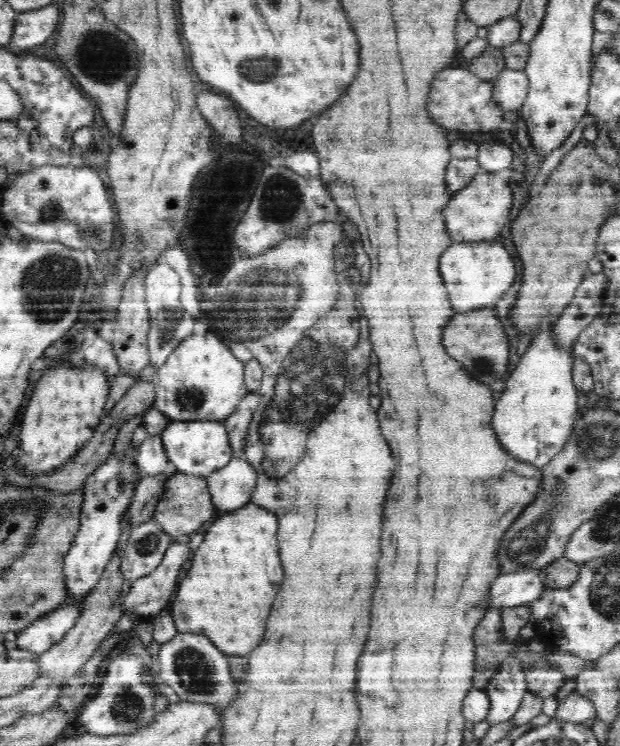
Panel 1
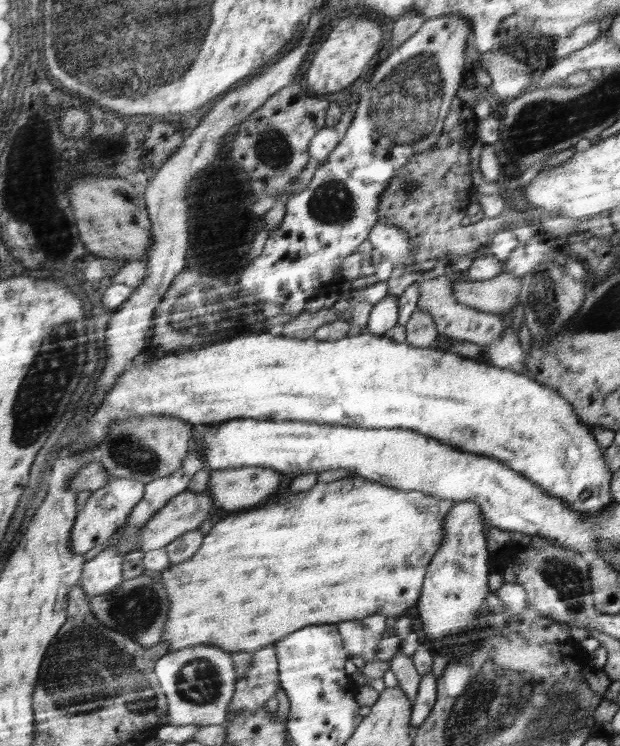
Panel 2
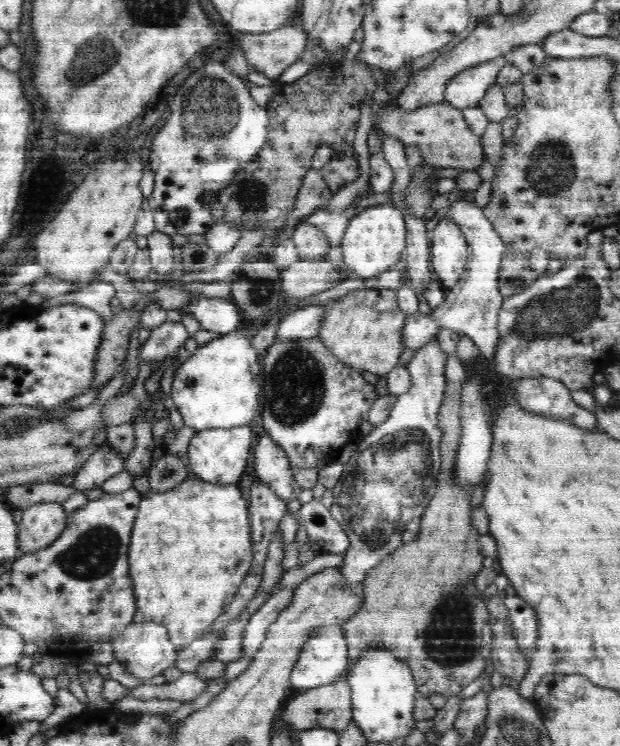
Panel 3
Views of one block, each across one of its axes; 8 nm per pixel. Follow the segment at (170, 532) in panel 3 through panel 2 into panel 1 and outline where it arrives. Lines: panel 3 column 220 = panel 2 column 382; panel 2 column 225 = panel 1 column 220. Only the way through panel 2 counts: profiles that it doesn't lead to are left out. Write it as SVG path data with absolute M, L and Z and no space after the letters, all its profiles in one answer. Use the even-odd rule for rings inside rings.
M249 503L237 511L226 512L202 530L204 540L196 550L186 576L177 586L172 605L168 606L172 608L171 617L178 633L206 634L208 639L227 655L247 656L262 642L272 602L282 584L282 580L278 580L282 578L282 566L278 560L278 544L276 544L278 525L279 518L273 512Z

